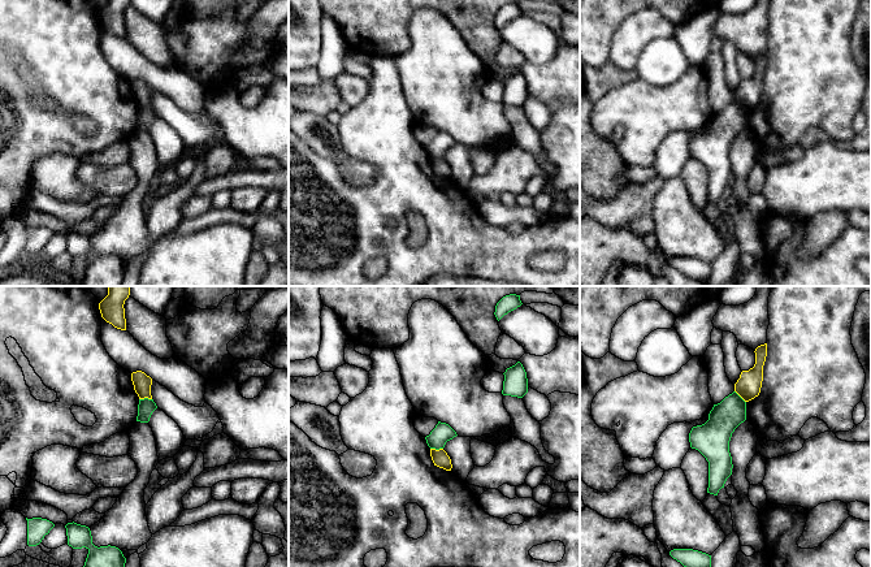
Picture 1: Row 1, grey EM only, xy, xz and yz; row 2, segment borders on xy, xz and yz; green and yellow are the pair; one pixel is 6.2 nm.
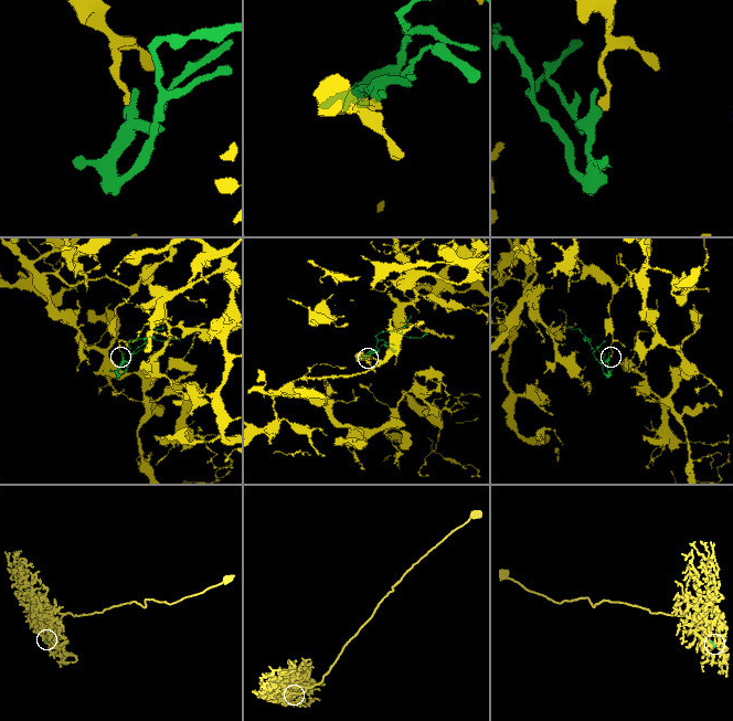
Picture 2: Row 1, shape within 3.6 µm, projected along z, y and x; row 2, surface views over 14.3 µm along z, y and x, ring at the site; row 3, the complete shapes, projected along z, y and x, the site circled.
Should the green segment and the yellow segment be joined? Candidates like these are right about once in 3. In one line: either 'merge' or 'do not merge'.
do not merge

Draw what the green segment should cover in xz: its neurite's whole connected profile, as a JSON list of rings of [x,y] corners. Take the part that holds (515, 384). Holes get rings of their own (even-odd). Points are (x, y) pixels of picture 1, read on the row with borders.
[[[520,362],[506,369],[503,395],[523,398],[528,393],[526,372]]]

